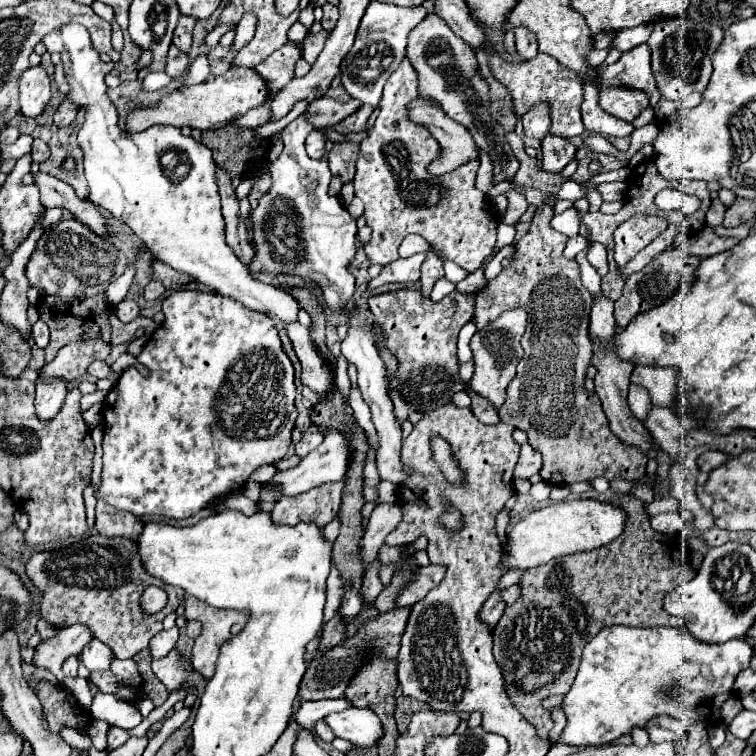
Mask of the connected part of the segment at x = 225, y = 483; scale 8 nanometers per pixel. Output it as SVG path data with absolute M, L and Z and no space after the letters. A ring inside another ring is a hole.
M176 291L162 303L162 311L166 315L166 321L154 331L150 341L146 343L144 351L138 355L138 363L148 369L148 375L138 375L136 367L126 369L118 385L112 387L112 391L106 395L102 403L104 413L104 469L102 469L102 485L96 489L96 497L104 499L106 503L114 505L116 509L130 511L134 515L162 515L168 519L186 519L196 515L204 509L204 505L212 503L214 499L224 499L230 493L242 491L248 475L260 467L270 465L278 459L282 459L292 443L292 429L298 417L298 411L294 407L296 397L296 385L294 385L294 367L286 353L282 351L282 343L278 337L278 331L272 323L272 319L264 313L256 313L238 301L232 301L228 297L220 297L218 293L200 293L200 291Z

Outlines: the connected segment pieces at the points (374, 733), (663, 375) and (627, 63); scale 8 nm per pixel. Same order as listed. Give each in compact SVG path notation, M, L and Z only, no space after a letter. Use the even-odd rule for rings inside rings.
M350 707L340 713L328 713L324 723L332 729L332 733L340 739L346 739L354 745L370 747L382 737L380 719L370 709Z
M634 365L630 381L648 389L652 403L672 407L678 397L678 371L670 367L644 367Z
M646 43L638 45L632 51L624 53L620 61L616 61L614 65L608 65L600 75L600 85L602 89L612 87L612 85L640 89L650 97L650 107L654 107L660 99L660 91L652 77L648 45Z

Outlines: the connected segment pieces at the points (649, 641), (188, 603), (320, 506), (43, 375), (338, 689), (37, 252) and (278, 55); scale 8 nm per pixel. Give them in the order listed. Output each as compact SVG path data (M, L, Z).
M604 627L592 641L586 643L578 675L562 703L568 719L568 725L562 733L562 743L578 747L606 745L622 735L630 735L634 727L644 729L652 717L660 715L670 715L686 723L716 723L720 719L710 717L728 697L732 697L736 675L750 667L752 655L754 651L746 639L732 639L724 645L708 645L696 641L696 637L692 637L692 633L688 633L684 627Z
M186 597L184 607L186 619L196 619L202 623L202 633L196 639L192 651L192 665L202 677L210 679L216 669L220 645L244 629L248 613L236 609L216 609L196 597Z
M338 481L338 483L324 483L320 487L314 487L312 491L296 495L296 497L282 497L280 501L276 501L276 505L270 513L272 521L276 525L298 525L300 521L304 521L304 523L314 523L320 529L324 529L336 517L336 513L340 509L342 489L344 489L344 483Z
M78 341L60 349L54 361L40 369L40 379L62 379L66 383L80 379L92 361L104 361L110 353L110 343Z
M392 609L390 613L380 613L378 617L372 617L362 627L358 627L356 635L346 639L344 643L332 647L326 653L314 655L306 663L306 673L300 681L298 699L300 701L318 701L318 699L338 699L344 697L344 691L350 683L350 679L360 671L360 667L368 665L368 661L378 655L382 659L396 659L400 649L400 637L404 633L404 627L408 623L410 609Z
M70 219L52 225L44 237L40 237L26 265L26 277L40 295L58 295L60 299L70 301L72 297L104 293L106 287L124 273L126 265L128 259L118 247L92 233L86 225L80 225L80 221Z
M286 43L276 49L270 57L266 57L260 65L256 65L256 73L268 81L268 99L276 95L276 91L284 89L288 81L294 77L294 63L300 59L300 49L296 43Z

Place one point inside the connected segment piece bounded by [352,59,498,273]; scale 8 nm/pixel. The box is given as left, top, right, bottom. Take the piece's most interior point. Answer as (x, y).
(399, 196)

